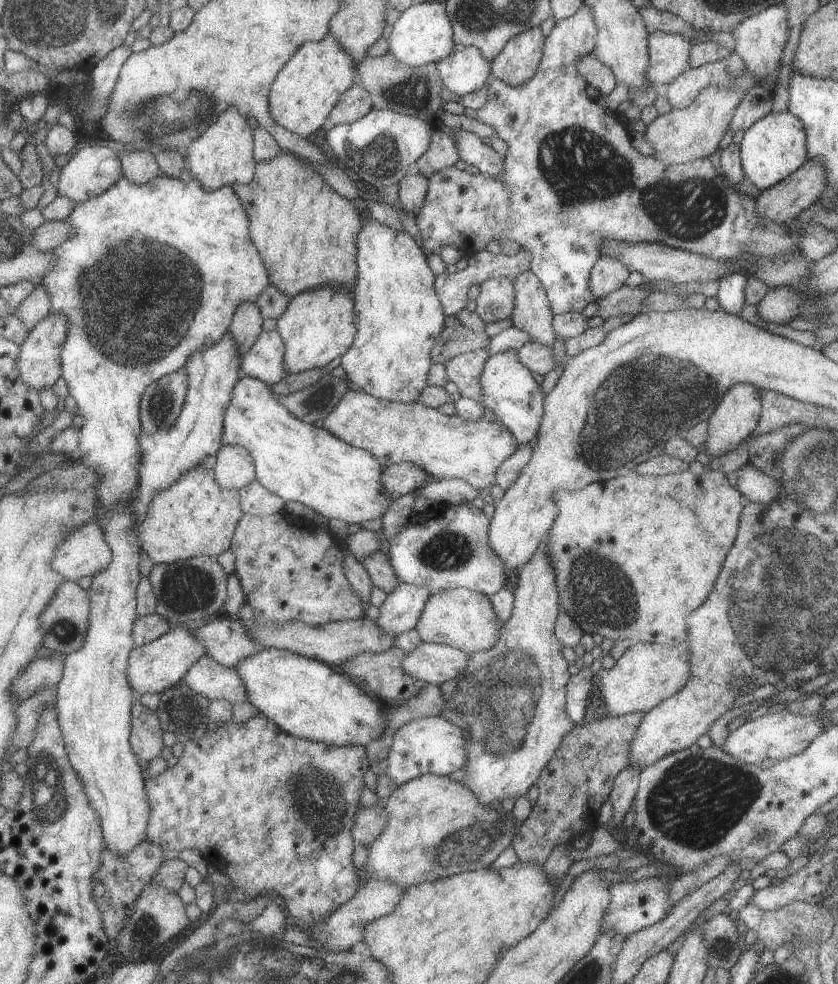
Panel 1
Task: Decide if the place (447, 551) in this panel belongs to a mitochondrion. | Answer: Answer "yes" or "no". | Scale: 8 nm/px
yes

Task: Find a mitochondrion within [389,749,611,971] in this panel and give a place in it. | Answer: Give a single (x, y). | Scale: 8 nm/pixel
(456, 849)

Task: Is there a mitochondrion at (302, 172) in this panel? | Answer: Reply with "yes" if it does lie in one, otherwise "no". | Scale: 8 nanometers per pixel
no

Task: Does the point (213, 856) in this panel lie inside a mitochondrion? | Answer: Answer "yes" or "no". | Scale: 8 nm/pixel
no

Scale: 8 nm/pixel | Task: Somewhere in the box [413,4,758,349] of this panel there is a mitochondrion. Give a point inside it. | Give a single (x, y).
(596, 171)

